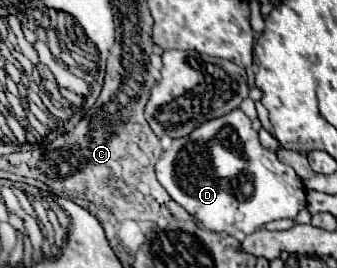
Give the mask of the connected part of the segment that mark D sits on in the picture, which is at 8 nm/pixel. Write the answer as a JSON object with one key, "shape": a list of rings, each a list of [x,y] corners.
{"shape":[[[240,109],[202,123],[188,137],[174,139],[172,147],[164,151],[156,163],[156,177],[178,205],[182,205],[196,221],[202,221],[206,229],[216,233],[234,235],[236,231],[242,231],[250,235],[268,221],[284,217],[294,219],[296,213],[306,207],[306,189],[294,169],[280,163],[272,151],[262,149],[258,133]]]}

